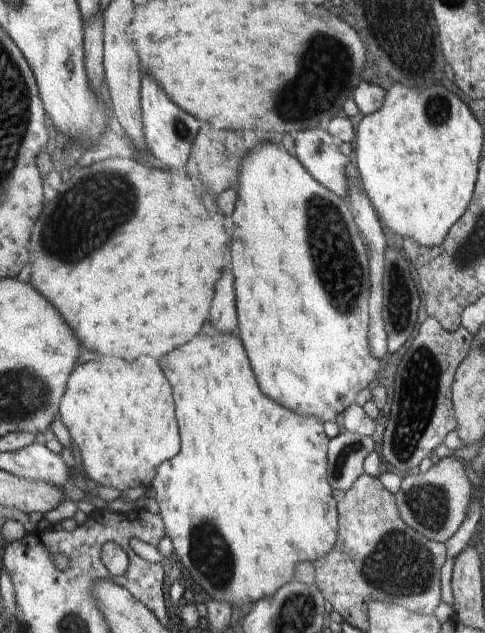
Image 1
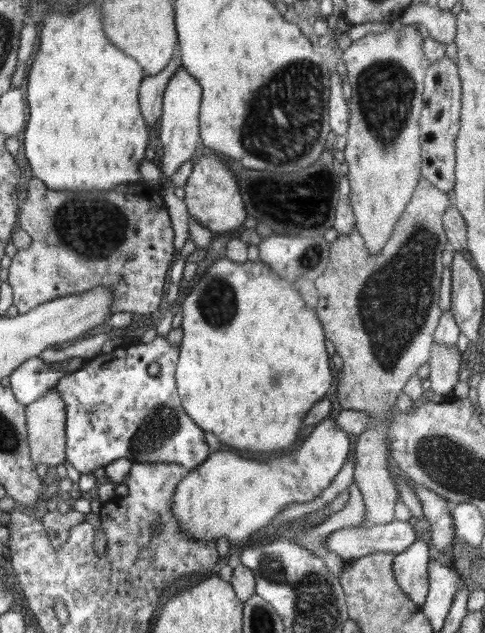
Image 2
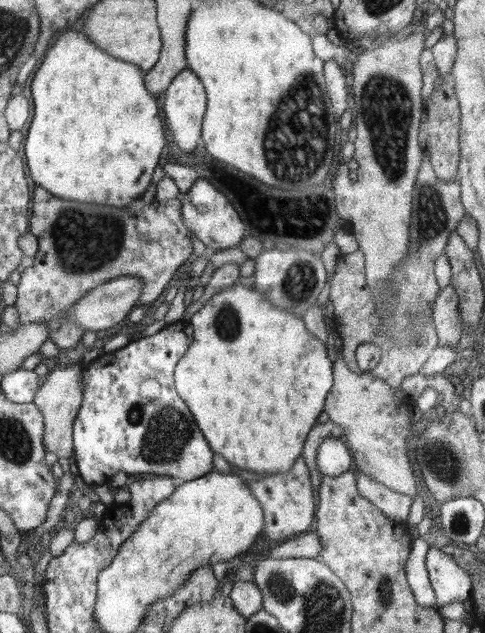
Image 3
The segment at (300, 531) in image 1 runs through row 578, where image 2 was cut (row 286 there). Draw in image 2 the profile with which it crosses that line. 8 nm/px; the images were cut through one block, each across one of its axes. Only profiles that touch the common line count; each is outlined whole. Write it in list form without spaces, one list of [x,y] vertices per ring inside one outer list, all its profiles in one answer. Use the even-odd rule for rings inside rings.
[[[229,258],[216,259],[200,281],[192,288],[192,291],[184,302],[182,300],[182,313],[180,328],[184,333],[178,346],[178,361],[175,370],[178,396],[183,409],[191,420],[196,422],[204,432],[212,432],[220,442],[226,446],[232,446],[236,450],[252,450],[252,452],[282,452],[290,451],[298,440],[298,432],[302,428],[306,412],[319,400],[326,396],[326,392],[332,386],[332,370],[330,369],[330,356],[324,343],[325,334],[322,323],[316,315],[315,309],[308,309],[302,296],[292,282],[278,276],[265,262],[252,262],[247,260],[243,264],[236,264]]]

